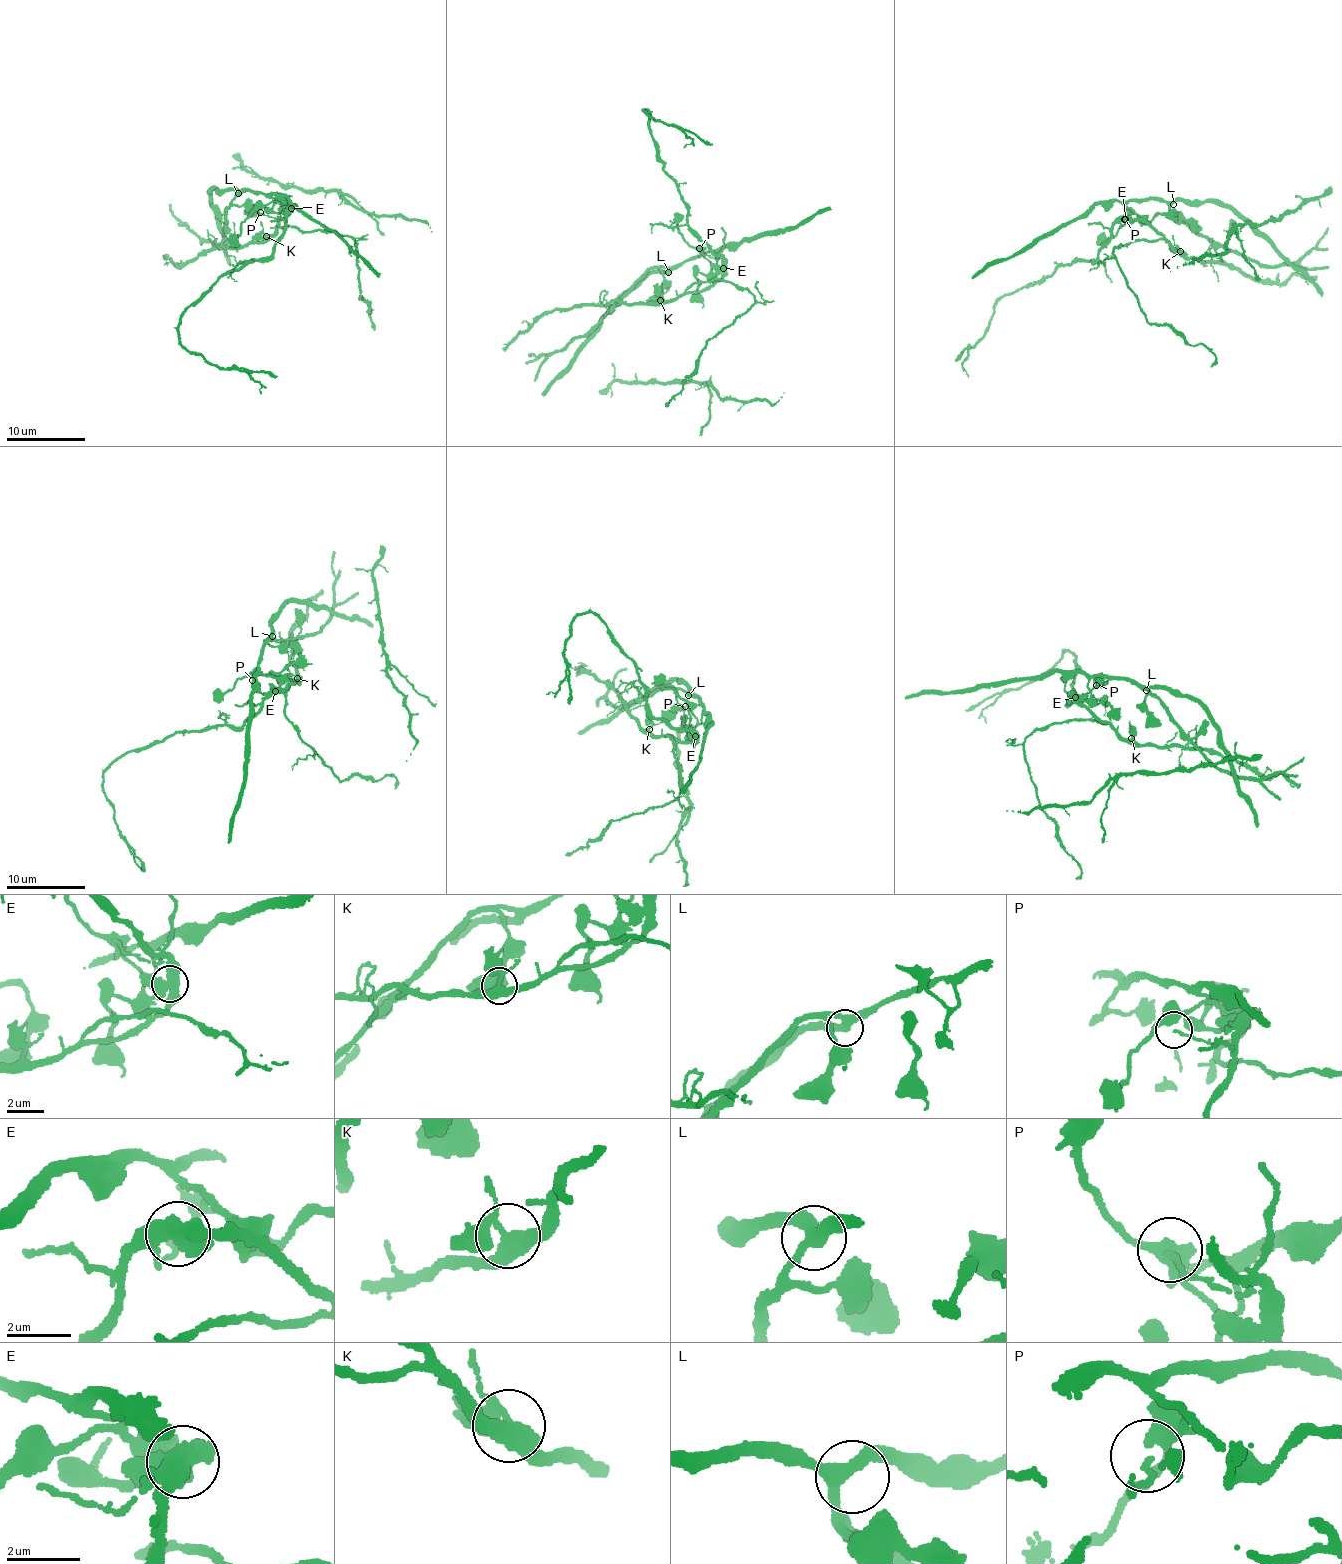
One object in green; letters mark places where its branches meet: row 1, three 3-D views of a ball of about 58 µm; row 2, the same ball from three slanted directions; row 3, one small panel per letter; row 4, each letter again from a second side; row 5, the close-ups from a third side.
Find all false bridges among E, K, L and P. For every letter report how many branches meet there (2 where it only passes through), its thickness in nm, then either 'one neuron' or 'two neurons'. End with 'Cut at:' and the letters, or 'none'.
E: 4 branches meet; 550 nm thick; one neuron
K: 4 branches meet; 400 nm thick; one neuron
L: 3 branches meet; 360 nm thick; one neuron
P: 3 branches meet; 220 nm thick; one neuron
Cut at: none

